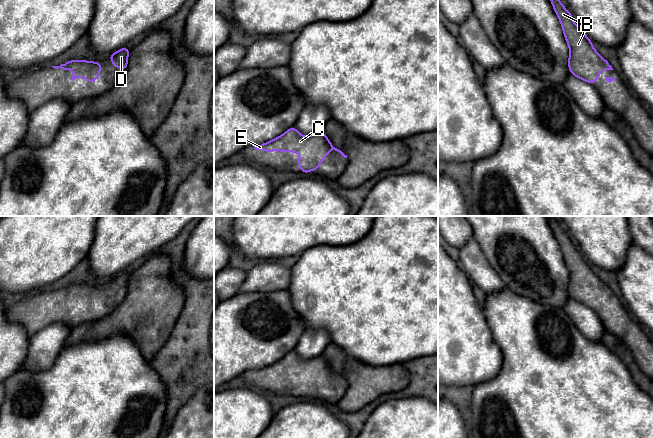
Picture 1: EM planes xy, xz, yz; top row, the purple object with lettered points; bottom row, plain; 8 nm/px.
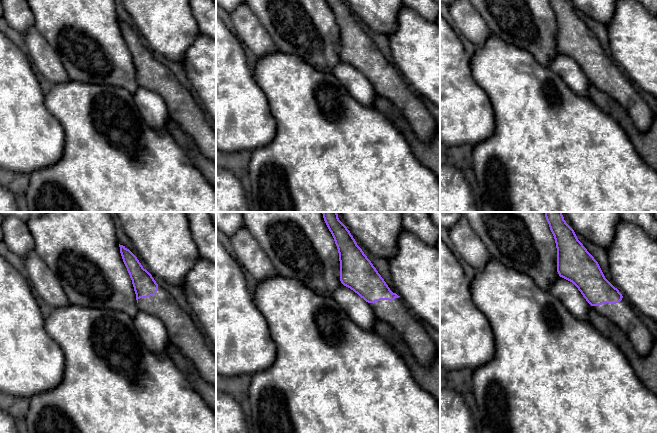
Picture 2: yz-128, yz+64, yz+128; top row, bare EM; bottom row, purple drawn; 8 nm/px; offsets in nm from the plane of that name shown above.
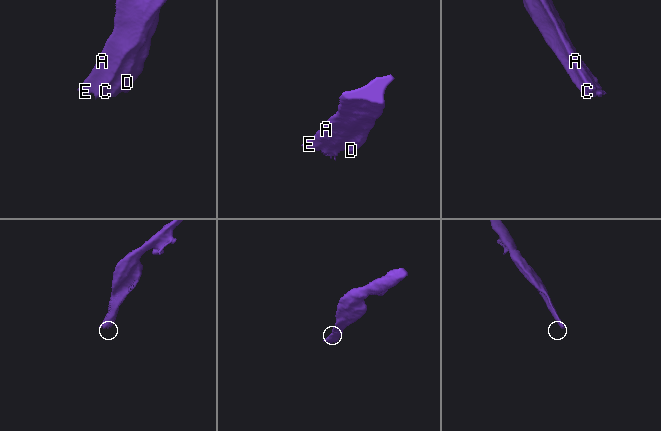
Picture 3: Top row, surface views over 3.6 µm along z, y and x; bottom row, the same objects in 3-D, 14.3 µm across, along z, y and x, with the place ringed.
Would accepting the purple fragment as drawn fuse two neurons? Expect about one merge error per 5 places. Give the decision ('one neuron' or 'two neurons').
one neuron

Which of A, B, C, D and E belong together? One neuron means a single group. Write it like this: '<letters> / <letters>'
A B C D E

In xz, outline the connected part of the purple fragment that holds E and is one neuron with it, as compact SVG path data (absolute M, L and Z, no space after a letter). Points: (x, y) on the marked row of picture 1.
M295 126L290 127L277 138L256 145L254 148L256 150L265 150L268 154L273 150L301 154L302 157L298 158L297 161L304 175L307 175L308 171L312 173L317 170L324 161L325 156L332 150L339 152L344 158L348 157L341 150L335 148L322 131L304 136L298 132Z

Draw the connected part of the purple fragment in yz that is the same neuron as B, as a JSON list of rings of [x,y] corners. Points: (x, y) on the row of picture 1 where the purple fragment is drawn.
[[[550,0],[560,21],[565,40],[569,46],[568,68],[570,73],[593,84],[603,70],[613,70],[609,62],[594,49],[592,41],[578,27],[560,0]]]

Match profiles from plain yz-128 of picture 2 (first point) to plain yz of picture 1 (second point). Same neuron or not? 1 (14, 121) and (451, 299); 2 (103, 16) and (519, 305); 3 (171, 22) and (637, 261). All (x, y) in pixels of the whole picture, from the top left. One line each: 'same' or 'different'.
1: same
2: different
3: different

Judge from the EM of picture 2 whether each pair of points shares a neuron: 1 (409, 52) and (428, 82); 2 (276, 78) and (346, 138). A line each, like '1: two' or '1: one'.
1: one
2: one

